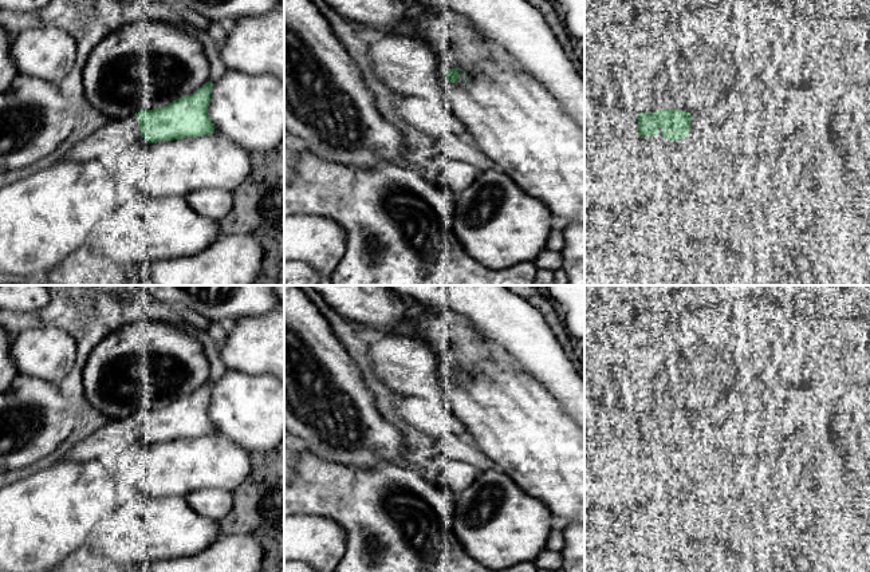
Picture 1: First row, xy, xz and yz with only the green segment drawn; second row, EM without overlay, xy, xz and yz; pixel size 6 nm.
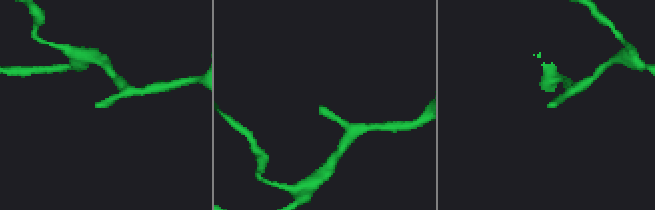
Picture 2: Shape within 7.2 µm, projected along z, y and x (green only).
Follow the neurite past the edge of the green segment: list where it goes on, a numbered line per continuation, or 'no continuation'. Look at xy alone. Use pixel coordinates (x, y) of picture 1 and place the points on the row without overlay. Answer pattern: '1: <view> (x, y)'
1: xy (118, 434)

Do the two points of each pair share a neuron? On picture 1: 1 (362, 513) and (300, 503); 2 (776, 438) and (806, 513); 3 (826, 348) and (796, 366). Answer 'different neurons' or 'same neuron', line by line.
1: same neuron
2: same neuron
3: same neuron

